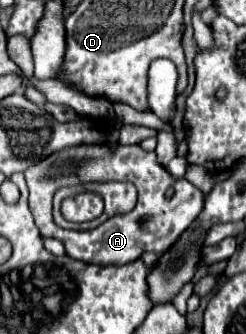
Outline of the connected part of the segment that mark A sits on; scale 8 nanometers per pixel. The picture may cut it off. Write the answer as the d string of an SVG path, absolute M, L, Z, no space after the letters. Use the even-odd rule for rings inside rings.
M92 144L92 146L70 146L68 150L58 150L51 156L36 162L24 172L26 184L30 190L30 210L34 214L36 226L44 238L58 238L66 254L76 260L96 262L96 264L126 264L138 260L142 252L150 250L154 254L166 252L174 240L182 234L188 224L196 220L204 206L204 194L186 178L174 178L156 158L156 152L146 152L140 146L110 146L110 144ZM74 160L78 162L75 172L63 170L60 174L52 172L50 162ZM86 182L134 182L138 190L136 206L126 214L116 214L94 230L64 230L54 224L52 202L56 191L64 186L73 186Z

